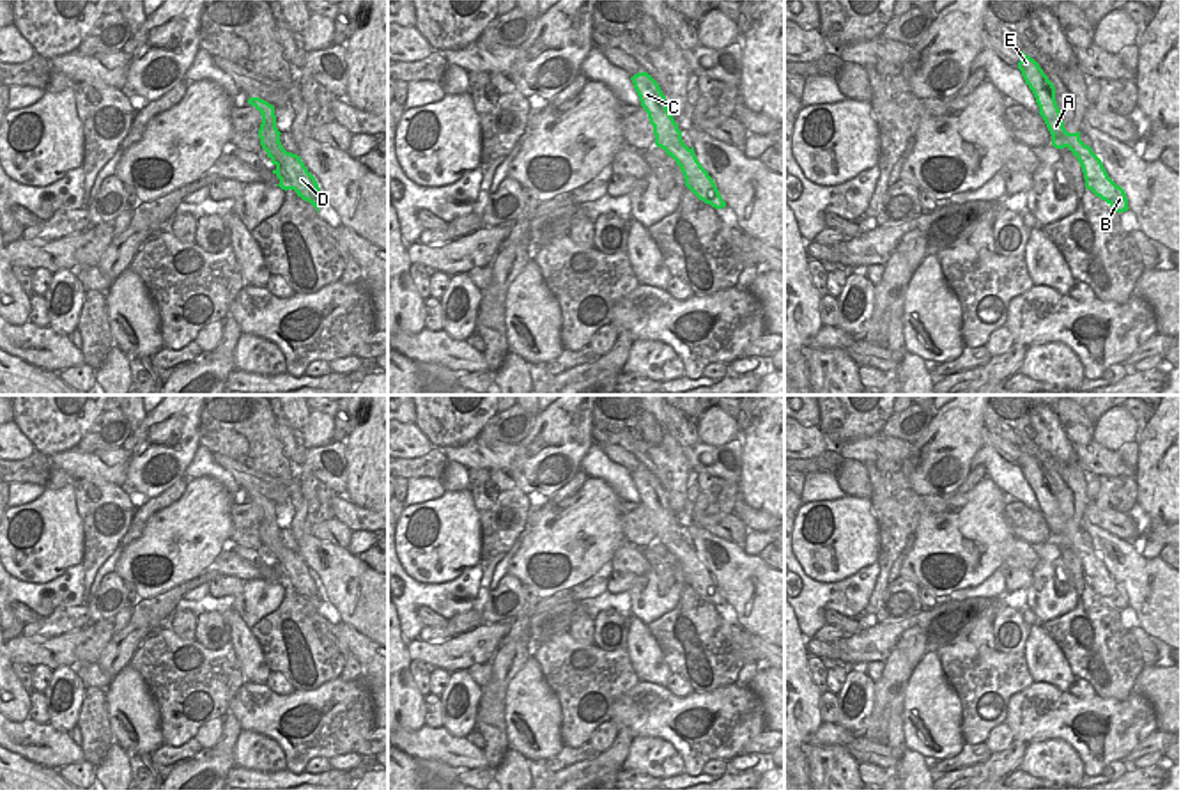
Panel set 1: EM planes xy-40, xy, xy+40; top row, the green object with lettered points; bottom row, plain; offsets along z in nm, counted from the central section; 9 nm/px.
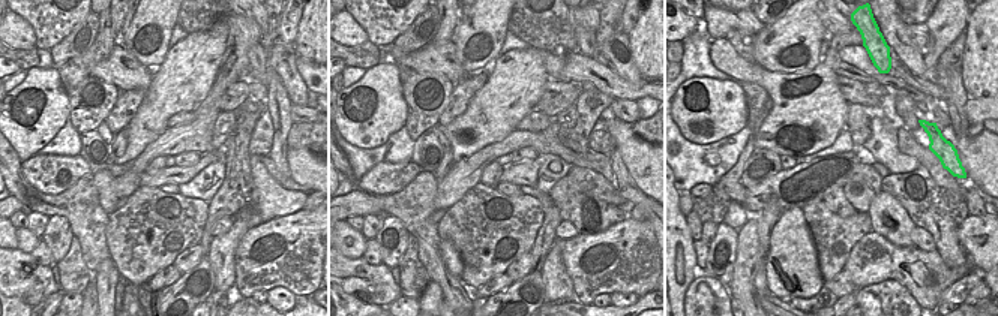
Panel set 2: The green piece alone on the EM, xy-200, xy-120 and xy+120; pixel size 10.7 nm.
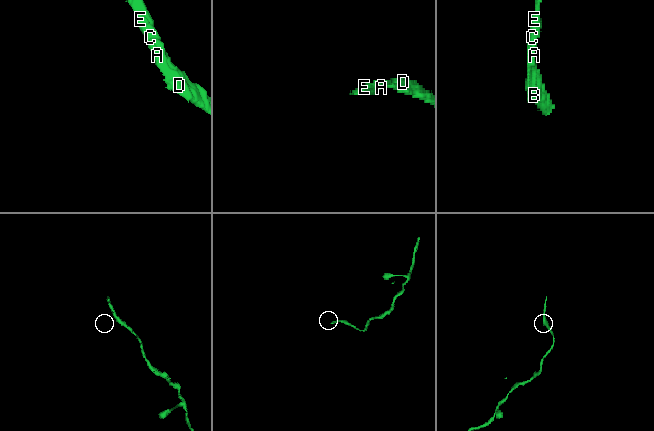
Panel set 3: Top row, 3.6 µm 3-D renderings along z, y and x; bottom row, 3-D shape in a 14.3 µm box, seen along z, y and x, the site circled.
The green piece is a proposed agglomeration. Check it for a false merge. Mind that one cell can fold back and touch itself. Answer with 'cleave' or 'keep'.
keep

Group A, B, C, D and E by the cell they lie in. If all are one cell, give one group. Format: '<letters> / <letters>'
A B C D E

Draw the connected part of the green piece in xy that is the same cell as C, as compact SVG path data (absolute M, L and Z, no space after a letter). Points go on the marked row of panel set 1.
M646 71L634 74L630 80L653 126L655 145L676 161L683 174L685 186L705 204L715 209L726 207L714 179L698 161L694 147L689 149L683 143L682 131L668 110L666 96L659 83Z

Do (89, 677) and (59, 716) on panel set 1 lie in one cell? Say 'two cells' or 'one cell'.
two cells

